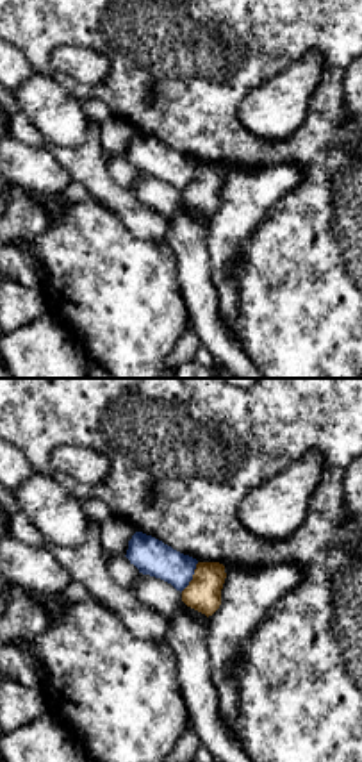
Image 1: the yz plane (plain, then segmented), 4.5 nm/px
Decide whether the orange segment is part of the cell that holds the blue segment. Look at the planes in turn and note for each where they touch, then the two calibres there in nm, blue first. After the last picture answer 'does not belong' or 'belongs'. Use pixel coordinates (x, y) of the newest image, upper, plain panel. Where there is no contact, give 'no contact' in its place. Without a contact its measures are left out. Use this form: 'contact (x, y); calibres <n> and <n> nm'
contact (191, 177); calibres 160 and 160 nm

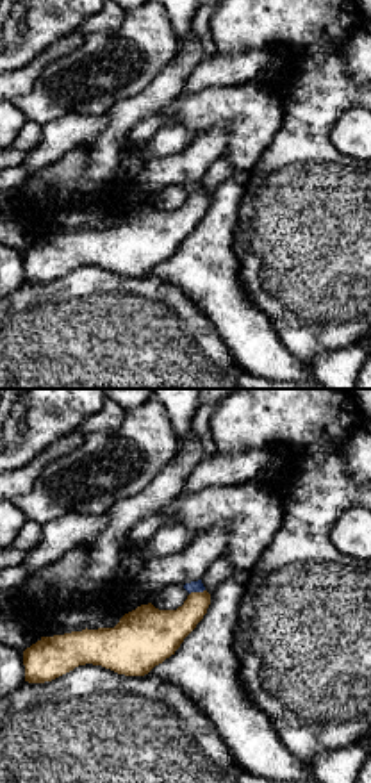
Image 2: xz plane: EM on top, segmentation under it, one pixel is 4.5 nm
contact (197, 191); calibres 50 and 200 nm

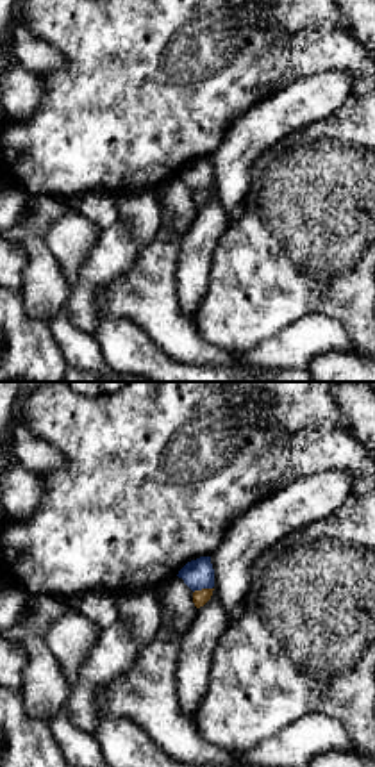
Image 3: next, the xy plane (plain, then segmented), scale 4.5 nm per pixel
contact (202, 188); calibres 140 and 70 nm

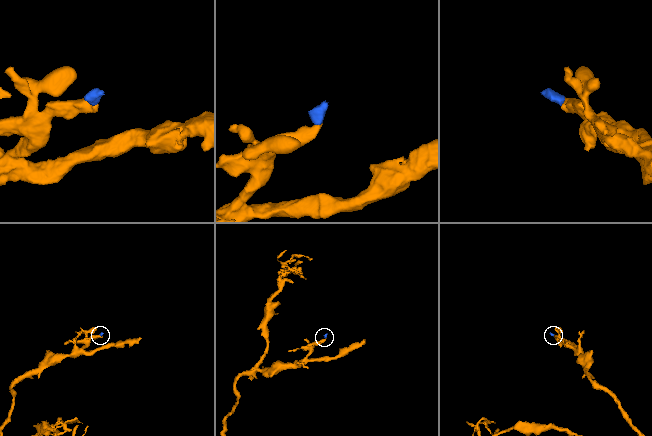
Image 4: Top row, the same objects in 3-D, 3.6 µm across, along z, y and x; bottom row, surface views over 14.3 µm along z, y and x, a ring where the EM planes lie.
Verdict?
does not belong

